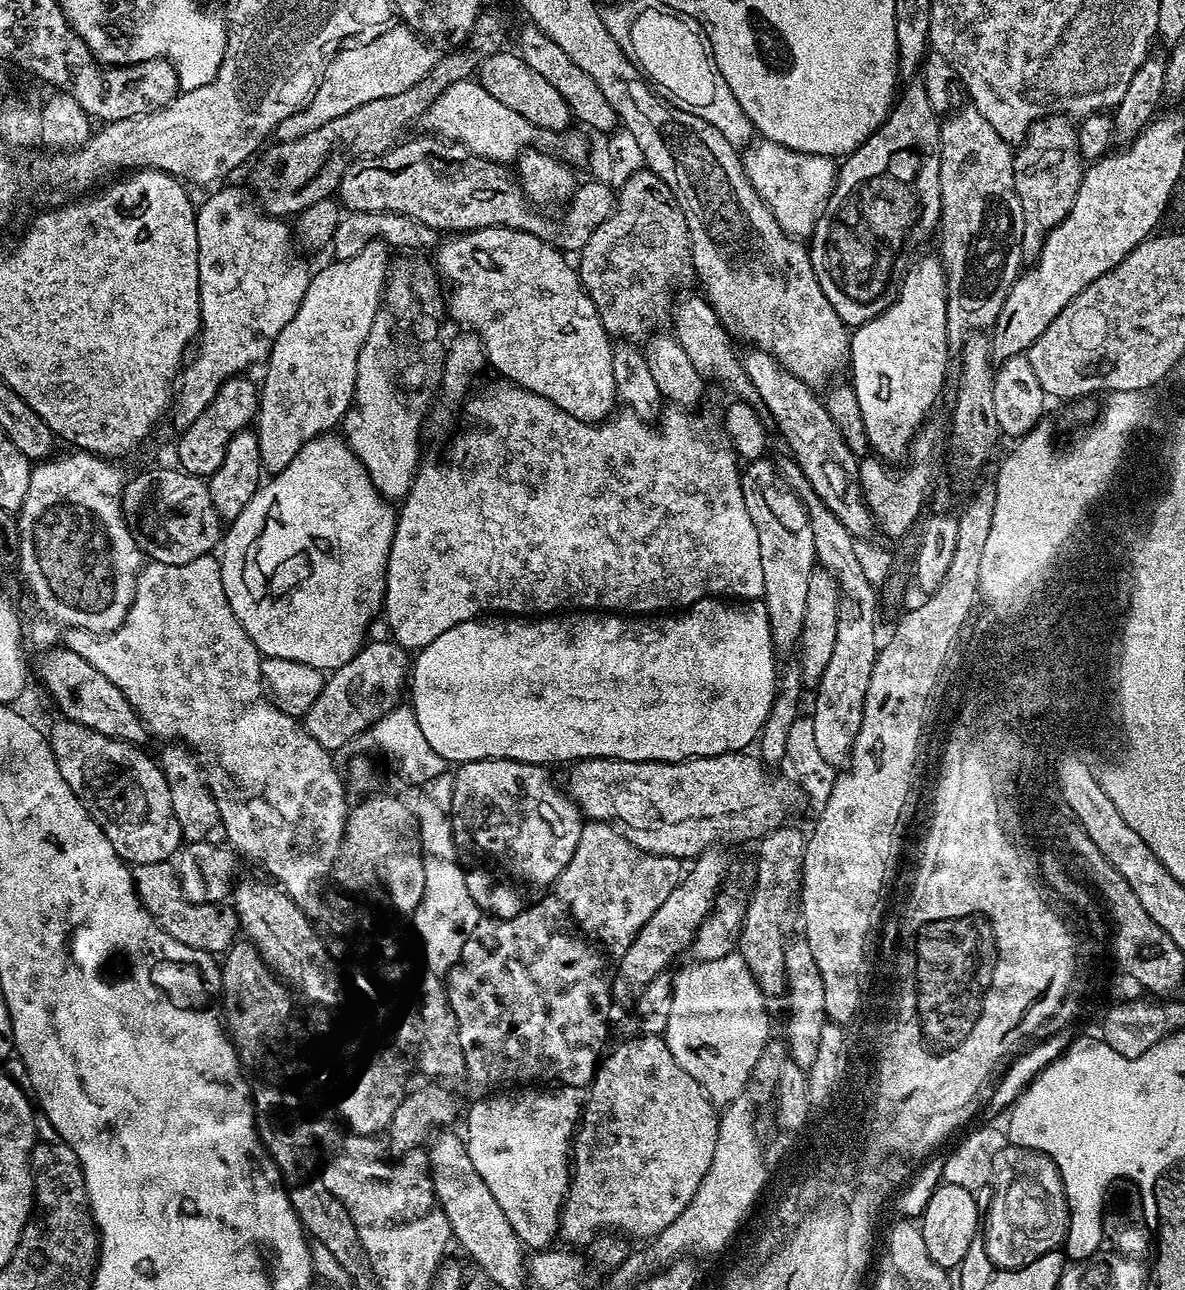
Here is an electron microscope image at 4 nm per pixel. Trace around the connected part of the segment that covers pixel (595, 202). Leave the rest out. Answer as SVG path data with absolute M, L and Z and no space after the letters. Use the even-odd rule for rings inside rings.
M435 134L423 135L416 136L413 140L405 139L388 152L373 155L367 162L363 159L353 160L341 176L339 203L348 212L399 212L437 230L471 230L493 226L517 228L542 238L547 244L552 244L568 254L579 253L580 249L586 246L586 238L590 238L590 234L594 234L594 230L602 226L602 222L606 222L606 218L610 218L610 214L616 209L617 193L614 189L601 181L588 178L585 184L584 181L577 183L561 220L556 216L547 216L536 209L539 207L529 199L519 183L512 181L511 184L510 181L504 180L503 163L475 156L464 144L443 139Z

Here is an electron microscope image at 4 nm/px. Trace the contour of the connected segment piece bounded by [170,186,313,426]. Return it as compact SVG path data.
M228 186L212 193L204 202L196 208L196 229L198 230L198 282L200 283L200 331L198 333L198 343L195 345L196 357L189 359L187 363L181 367L178 373L178 383L174 388L174 399L170 405L171 411L176 411L176 420L180 426L187 426L190 422L194 422L194 418L198 418L198 414L202 414L202 410L206 410L206 406L210 406L210 402L216 397L221 385L225 383L231 376L239 376L247 373L251 364L267 361L268 353L271 350L272 343L278 338L282 328L290 322L294 314L297 313L299 304L302 302L303 295L306 294L308 283L311 282L313 273L308 270L308 264L300 257L301 249L298 247L297 241L294 239L293 229L290 227L287 219L279 216L273 216L272 213L264 211L257 202L255 195L240 187Z

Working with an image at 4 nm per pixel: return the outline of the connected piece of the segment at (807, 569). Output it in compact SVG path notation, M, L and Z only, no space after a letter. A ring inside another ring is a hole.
M771 459L749 460L743 465L740 473L742 482L742 498L746 498L746 511L750 513L750 522L754 522L754 530L758 530L758 551L762 554L762 582L764 595L762 597L772 631L772 643L781 653L797 647L800 641L802 622L806 618L806 590L810 590L810 574L817 567L818 561L814 550L814 532L810 530L808 511L805 510L799 496L791 490L785 490L786 485Z

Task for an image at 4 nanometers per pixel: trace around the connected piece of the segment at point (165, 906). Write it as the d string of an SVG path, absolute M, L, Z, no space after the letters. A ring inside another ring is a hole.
M172 860L135 865L132 868L132 881L144 909L160 923L160 928L166 930L166 934L178 938L178 942L203 952L224 954L237 939L238 921L235 911L228 906L219 908L214 904L192 904L187 900L180 889L176 866Z

